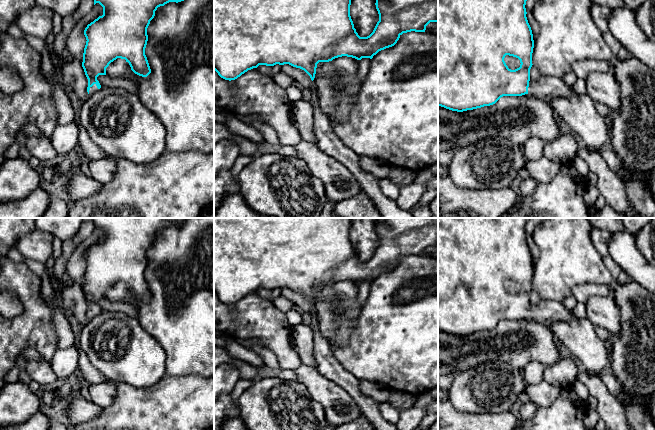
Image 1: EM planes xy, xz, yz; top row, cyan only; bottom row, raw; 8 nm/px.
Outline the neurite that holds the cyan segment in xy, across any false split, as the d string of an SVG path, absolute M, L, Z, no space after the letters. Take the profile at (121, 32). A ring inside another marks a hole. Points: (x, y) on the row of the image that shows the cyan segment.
M94 0L94 5L99 3L103 7L103 15L88 24L84 30L87 41L82 67L88 79L88 94L101 88L97 77L106 75L106 68L117 58L125 59L135 74L147 77L151 73L145 55L150 21L154 18L158 7L169 2L181 1L184 0Z

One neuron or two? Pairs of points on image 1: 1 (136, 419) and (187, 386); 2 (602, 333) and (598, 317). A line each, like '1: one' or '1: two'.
1: one
2: two

